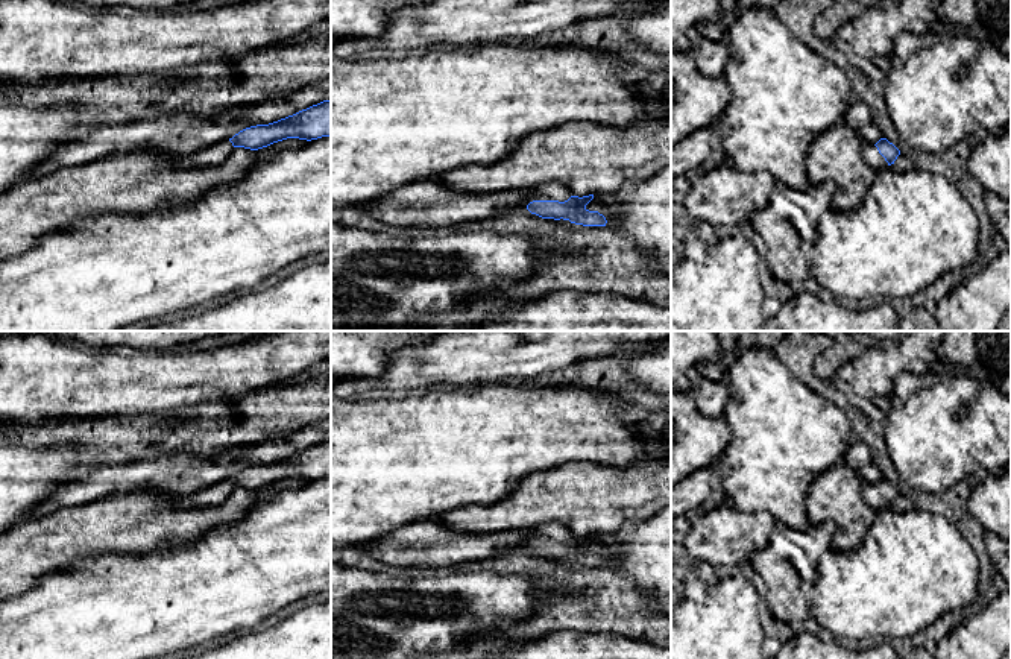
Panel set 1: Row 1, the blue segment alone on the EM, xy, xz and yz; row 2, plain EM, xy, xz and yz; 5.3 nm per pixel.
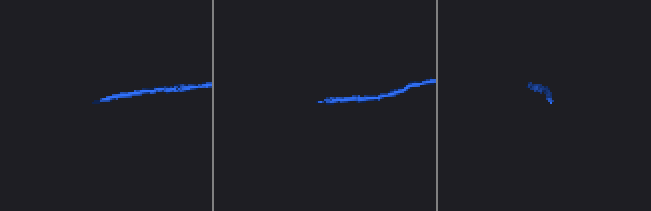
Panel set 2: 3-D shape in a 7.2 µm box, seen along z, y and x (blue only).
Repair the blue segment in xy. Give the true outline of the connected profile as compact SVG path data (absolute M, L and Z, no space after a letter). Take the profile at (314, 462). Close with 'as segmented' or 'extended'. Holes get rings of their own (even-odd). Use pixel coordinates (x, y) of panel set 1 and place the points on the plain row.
M323 440L278 462L246 468L229 480L223 480L191 495L184 495L175 503L175 507L184 510L222 506L234 487L258 490L287 478L311 481L329 475L331 440Z | extended

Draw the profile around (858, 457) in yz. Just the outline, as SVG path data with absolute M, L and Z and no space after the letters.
M856 437L850 440L844 462L861 477L864 483L876 484L880 478L883 478L867 445Z

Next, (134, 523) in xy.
M287 478L258 490L234 487L222 506L206 509L179 510L175 503L182 497L138 490L62 507L49 516L29 516L0 534L0 603L26 594L36 588L44 575L68 569L80 559L102 554L146 554L162 547L194 544L208 530L243 519L260 498L270 498L305 483L307 480Z

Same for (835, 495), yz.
M842 460L818 474L808 489L811 525L833 522L832 547L853 551L861 547L876 519L876 510L862 497L861 477Z

